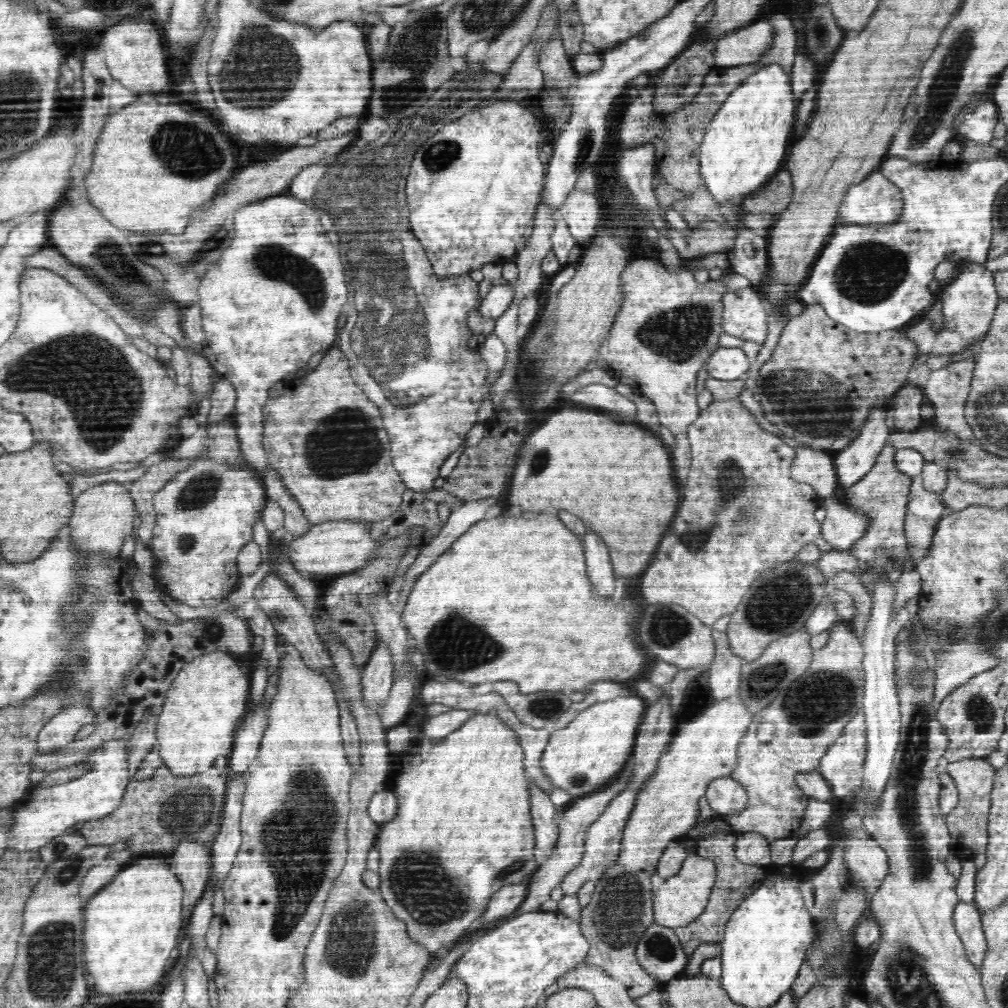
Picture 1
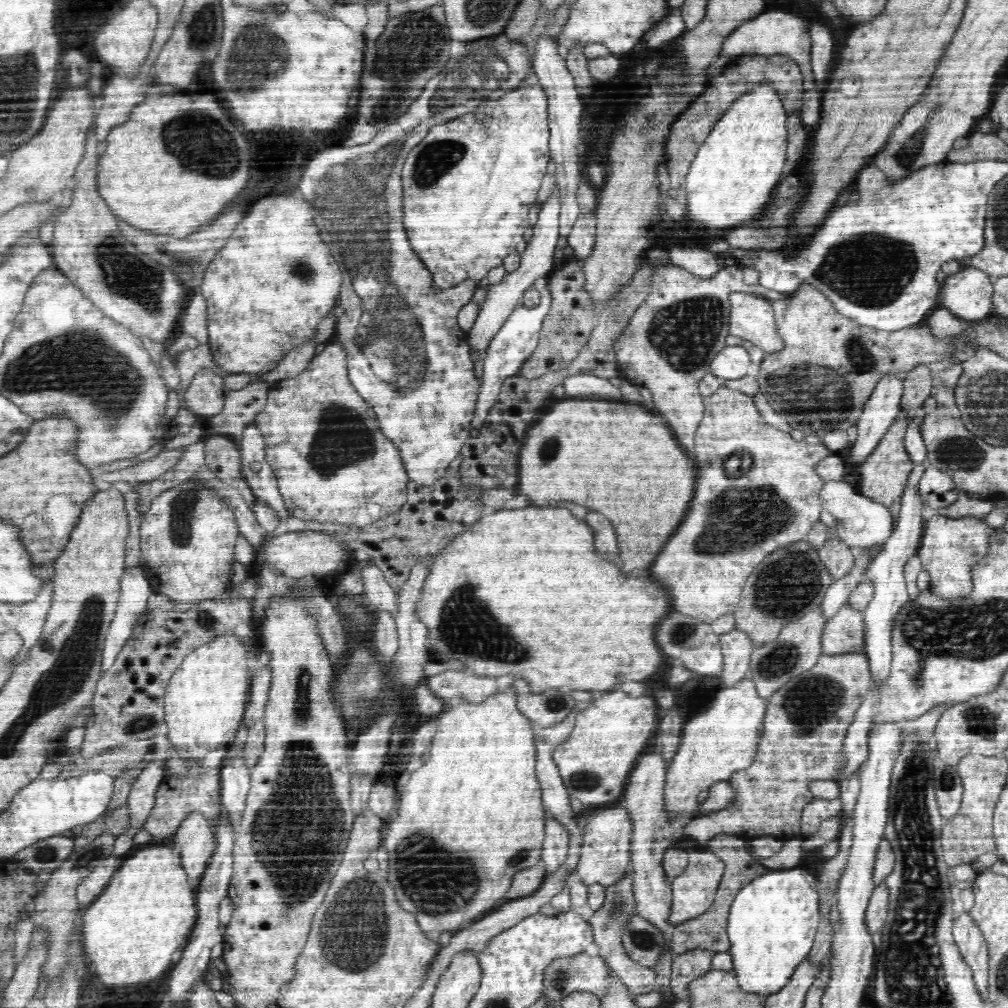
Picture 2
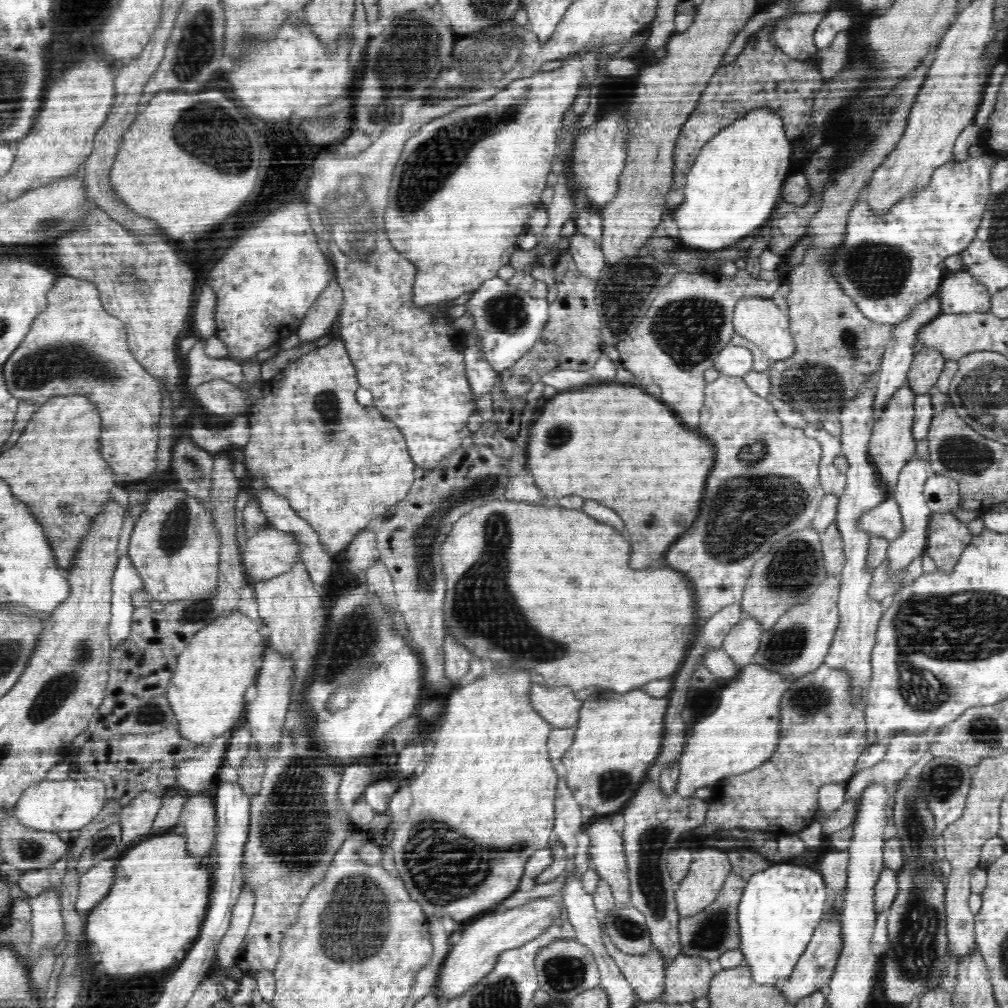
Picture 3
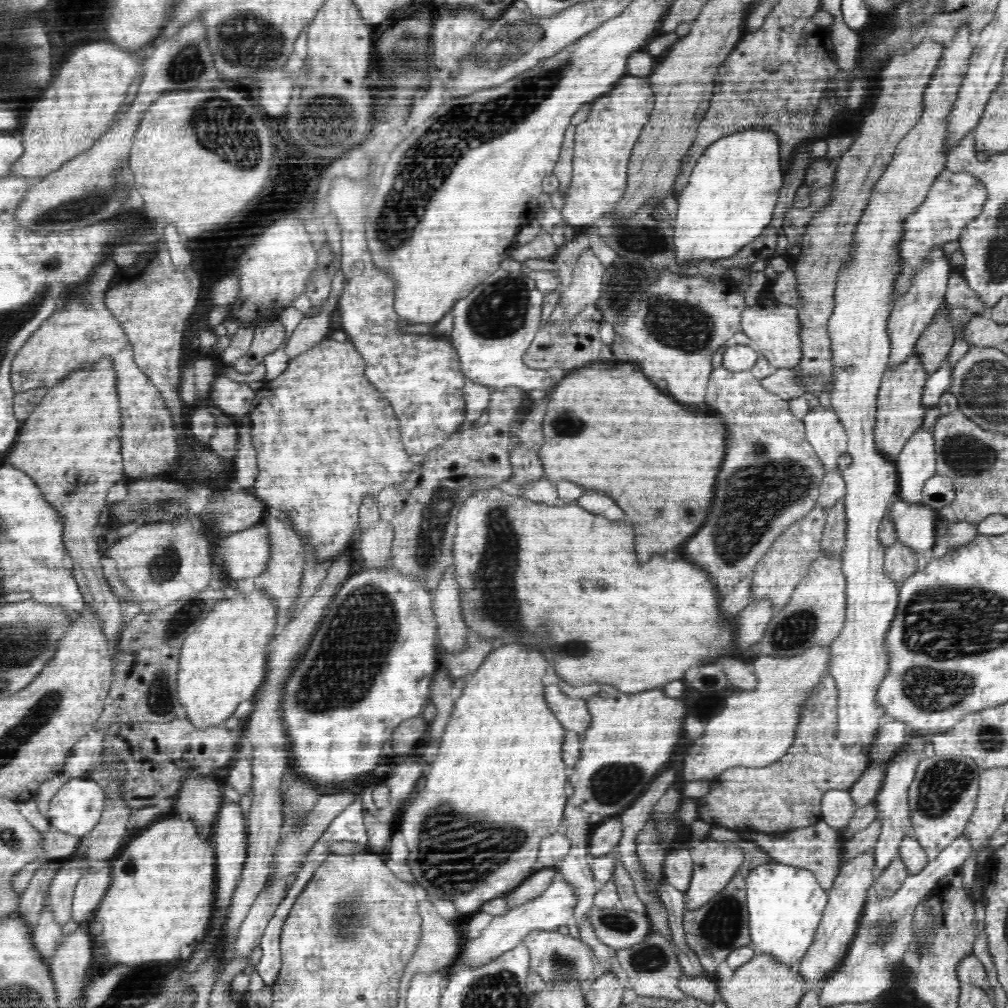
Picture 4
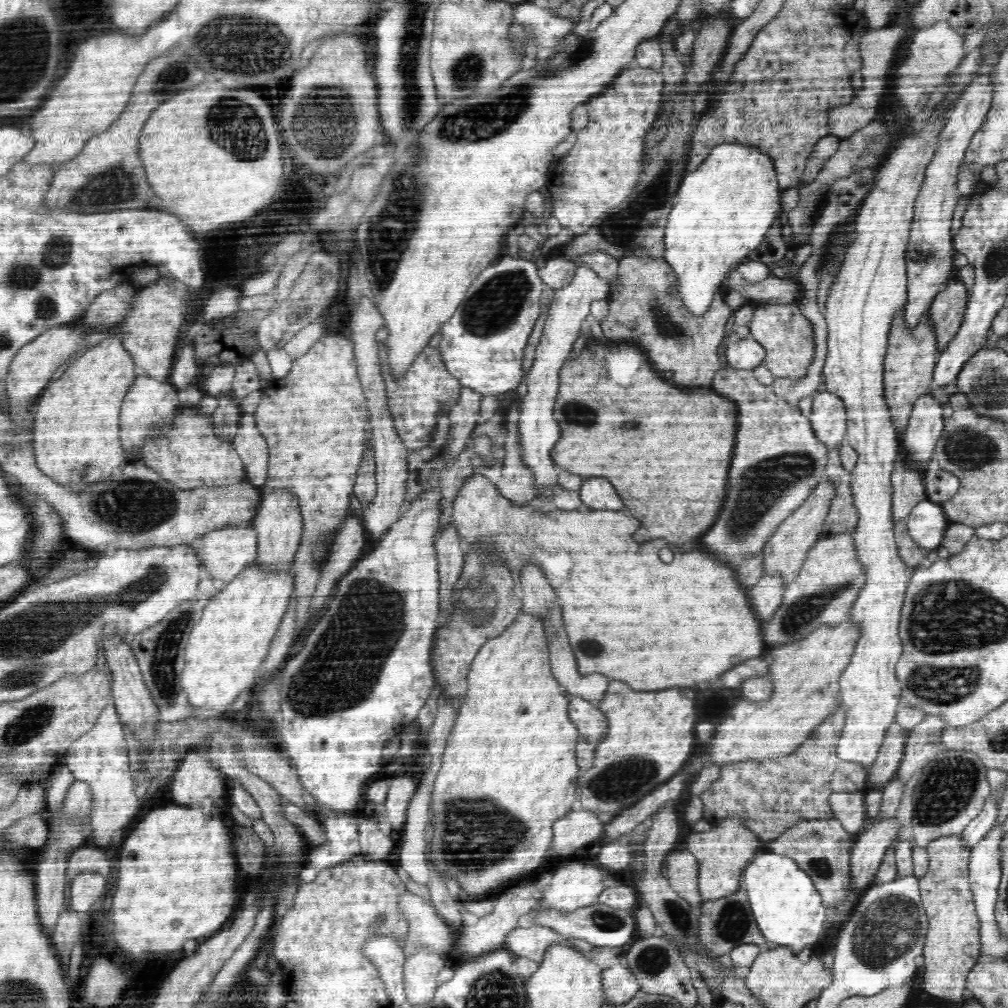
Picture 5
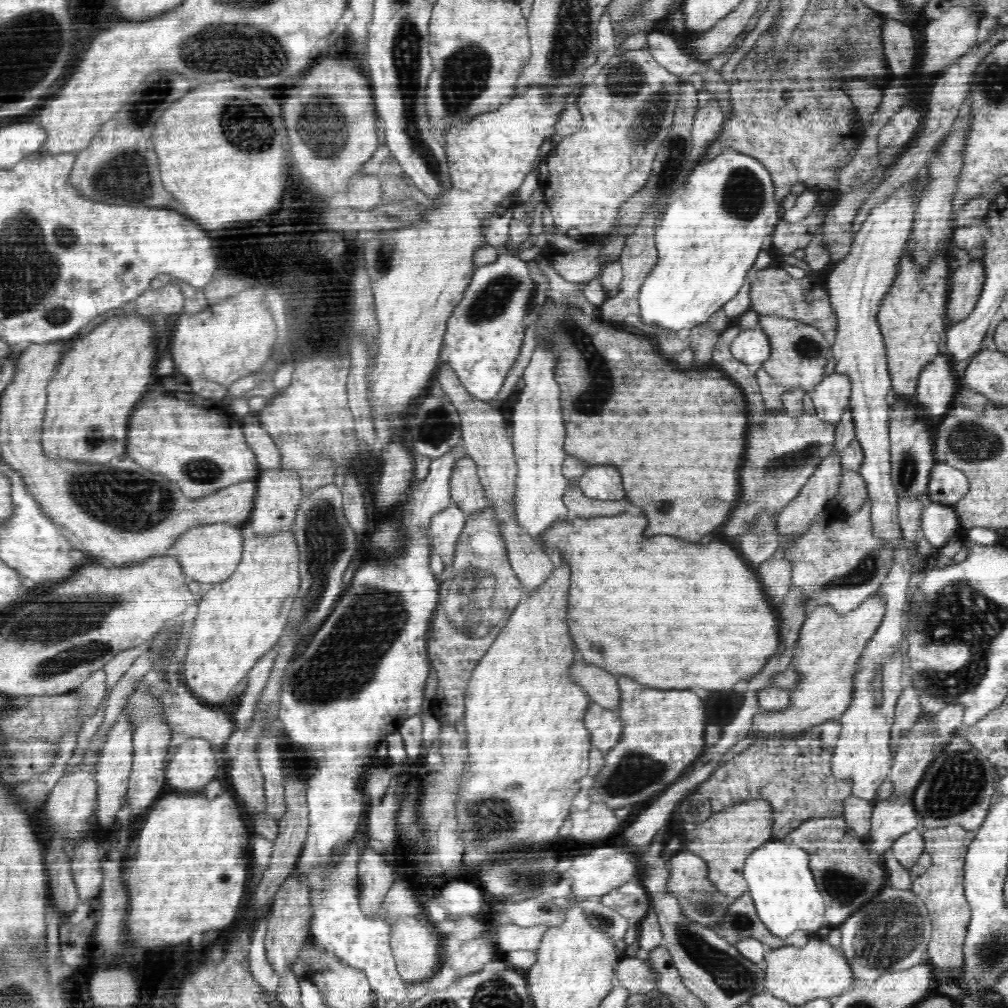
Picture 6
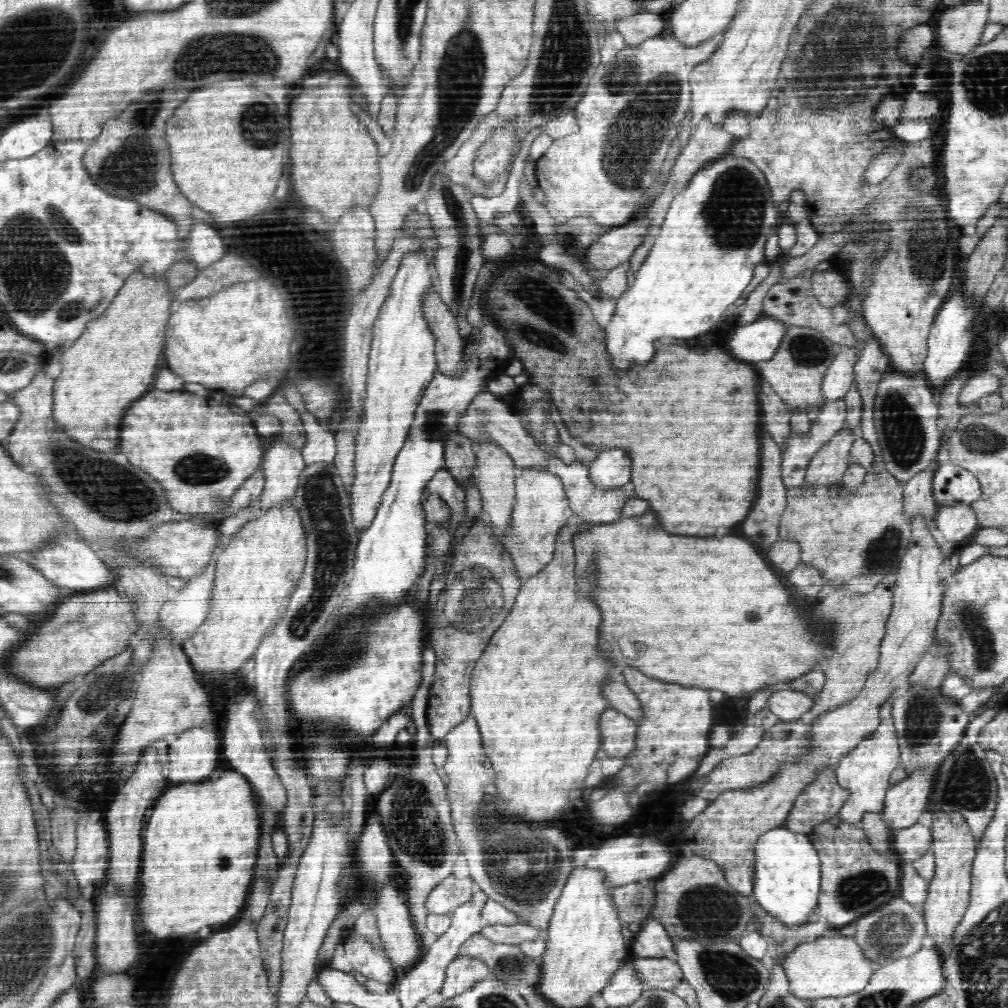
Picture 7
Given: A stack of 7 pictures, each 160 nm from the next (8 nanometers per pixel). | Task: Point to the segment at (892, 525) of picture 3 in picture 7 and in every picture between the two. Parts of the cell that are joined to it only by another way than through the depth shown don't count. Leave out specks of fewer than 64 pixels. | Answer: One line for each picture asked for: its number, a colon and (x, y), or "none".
4: (914, 524)
5: (926, 524)
6: (939, 523)
7: (956, 523)

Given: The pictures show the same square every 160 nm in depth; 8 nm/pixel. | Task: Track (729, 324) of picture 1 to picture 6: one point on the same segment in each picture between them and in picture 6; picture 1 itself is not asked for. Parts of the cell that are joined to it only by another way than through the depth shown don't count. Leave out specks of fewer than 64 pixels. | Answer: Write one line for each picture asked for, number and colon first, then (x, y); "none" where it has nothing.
2: (752, 318)
3: (759, 320)
4: (775, 329)
5: (788, 337)
6: (799, 351)

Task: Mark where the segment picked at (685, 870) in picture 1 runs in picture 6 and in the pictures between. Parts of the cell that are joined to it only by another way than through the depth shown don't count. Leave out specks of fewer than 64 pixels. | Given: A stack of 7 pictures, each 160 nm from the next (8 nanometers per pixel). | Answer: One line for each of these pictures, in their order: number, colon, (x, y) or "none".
2: (693, 891)
3: (710, 866)
4: (715, 864)
5: (723, 851)
6: (725, 840)

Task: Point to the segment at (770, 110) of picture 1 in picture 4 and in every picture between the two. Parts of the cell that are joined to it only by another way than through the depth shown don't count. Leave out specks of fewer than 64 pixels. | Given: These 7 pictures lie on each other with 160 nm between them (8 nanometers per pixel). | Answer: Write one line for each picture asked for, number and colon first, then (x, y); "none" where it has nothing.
2: (735, 169)
3: (732, 187)
4: (730, 197)

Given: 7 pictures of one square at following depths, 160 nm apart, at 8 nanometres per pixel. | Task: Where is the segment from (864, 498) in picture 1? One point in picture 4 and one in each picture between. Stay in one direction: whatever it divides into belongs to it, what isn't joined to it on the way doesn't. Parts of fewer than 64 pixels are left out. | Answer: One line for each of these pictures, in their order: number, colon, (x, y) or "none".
2: (883, 476)
3: (892, 444)
4: (900, 413)

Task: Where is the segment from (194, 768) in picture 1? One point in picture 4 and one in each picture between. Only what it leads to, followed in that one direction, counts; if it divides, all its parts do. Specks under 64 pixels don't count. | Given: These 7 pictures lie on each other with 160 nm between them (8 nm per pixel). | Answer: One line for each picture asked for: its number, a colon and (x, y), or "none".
2: (205, 701)
3: (206, 692)
4: (223, 663)

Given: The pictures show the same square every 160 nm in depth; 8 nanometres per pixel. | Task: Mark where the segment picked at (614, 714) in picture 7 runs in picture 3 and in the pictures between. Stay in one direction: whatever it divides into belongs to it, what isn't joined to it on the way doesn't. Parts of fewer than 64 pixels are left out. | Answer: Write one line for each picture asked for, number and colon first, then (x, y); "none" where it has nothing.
3: (559, 706)
4: (573, 713)
5: (593, 727)
6: (606, 727)

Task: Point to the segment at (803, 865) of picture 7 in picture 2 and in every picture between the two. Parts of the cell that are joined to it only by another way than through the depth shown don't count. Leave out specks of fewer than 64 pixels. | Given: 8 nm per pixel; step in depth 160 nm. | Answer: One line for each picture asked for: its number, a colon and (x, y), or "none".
2: (773, 921)
3: (780, 908)
4: (785, 903)
5: (788, 909)
6: (785, 893)

